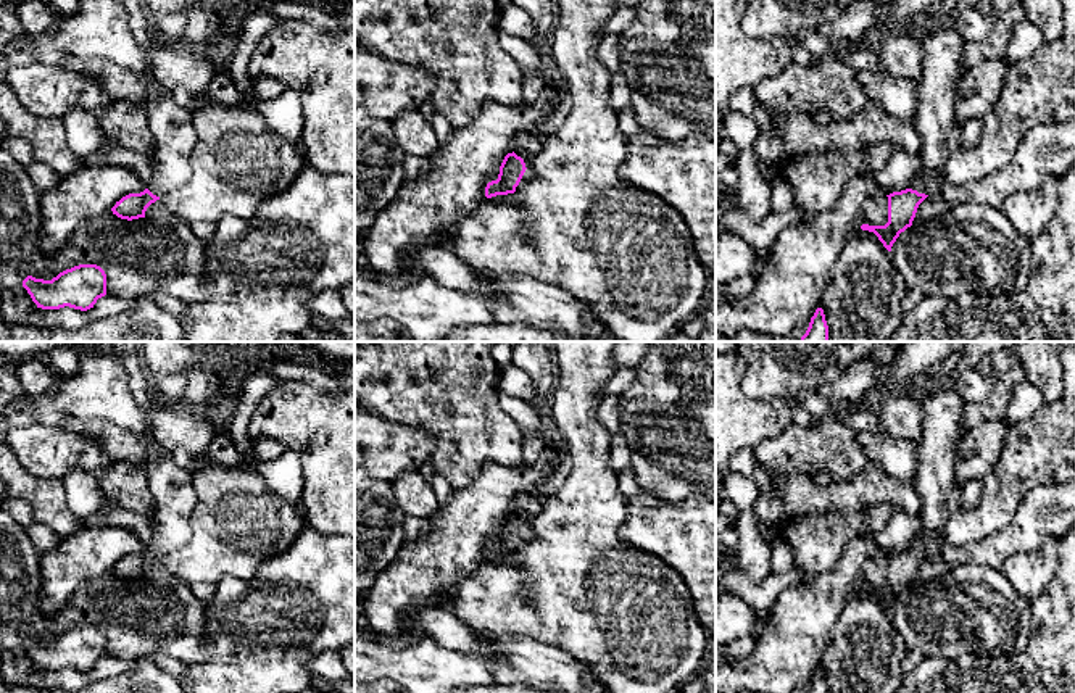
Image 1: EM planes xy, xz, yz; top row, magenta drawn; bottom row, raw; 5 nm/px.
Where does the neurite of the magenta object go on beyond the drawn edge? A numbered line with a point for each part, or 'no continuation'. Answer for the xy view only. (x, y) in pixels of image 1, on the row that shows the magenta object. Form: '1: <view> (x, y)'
1: xy (171, 126)

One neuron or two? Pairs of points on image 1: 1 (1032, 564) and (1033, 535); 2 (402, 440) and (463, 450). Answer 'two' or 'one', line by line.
1: two
2: two

